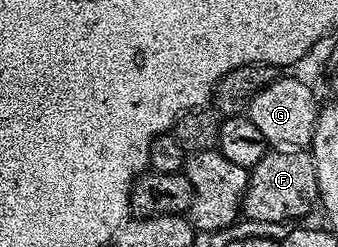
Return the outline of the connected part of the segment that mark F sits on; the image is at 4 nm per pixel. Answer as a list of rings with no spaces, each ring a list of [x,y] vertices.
[[[268,151],[248,174],[248,185],[244,188],[242,213],[252,221],[288,221],[291,217],[304,217],[317,204],[320,192],[314,175],[312,154],[308,151]]]

